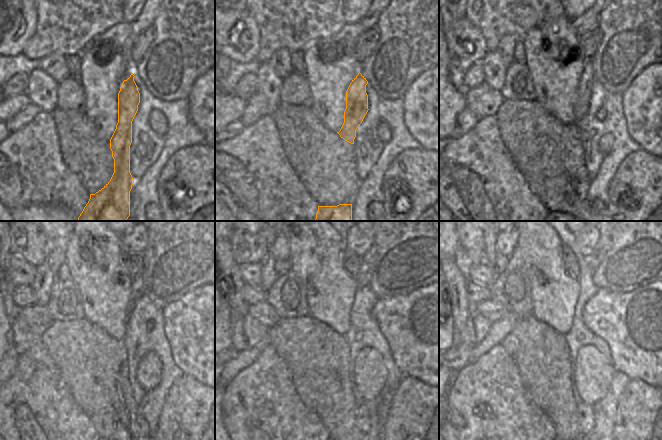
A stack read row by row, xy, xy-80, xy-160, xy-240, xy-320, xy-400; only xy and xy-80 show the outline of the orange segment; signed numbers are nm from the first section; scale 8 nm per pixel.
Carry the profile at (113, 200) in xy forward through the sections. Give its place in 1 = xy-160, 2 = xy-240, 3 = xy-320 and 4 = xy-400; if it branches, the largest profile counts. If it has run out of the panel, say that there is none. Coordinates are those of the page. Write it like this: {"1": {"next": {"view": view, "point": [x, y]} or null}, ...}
{"1": {"next": {"view": "xy-160", "point": [583, 93]}}, "2": {"next": {"view": "xy-240", "point": [137, 288]}}, "3": {"next": {"view": "xy-320", "point": [363, 278]}}, "4": {"next": {"view": "xy-400", "point": [594, 258]}}}

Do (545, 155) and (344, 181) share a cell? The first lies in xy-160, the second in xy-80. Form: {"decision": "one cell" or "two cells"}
{"decision": "one cell"}

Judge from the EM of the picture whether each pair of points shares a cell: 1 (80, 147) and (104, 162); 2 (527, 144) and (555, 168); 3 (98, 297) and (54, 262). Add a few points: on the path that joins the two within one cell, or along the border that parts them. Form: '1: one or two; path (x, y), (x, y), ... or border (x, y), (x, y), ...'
1: one; path (86, 153), (95, 162), (98, 162)
2: one; path (534, 147), (548, 161)
3: two; border (63, 250), (65, 261)

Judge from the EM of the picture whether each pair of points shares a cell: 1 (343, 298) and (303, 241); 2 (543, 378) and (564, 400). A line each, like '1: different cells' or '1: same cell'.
1: same cell
2: same cell

